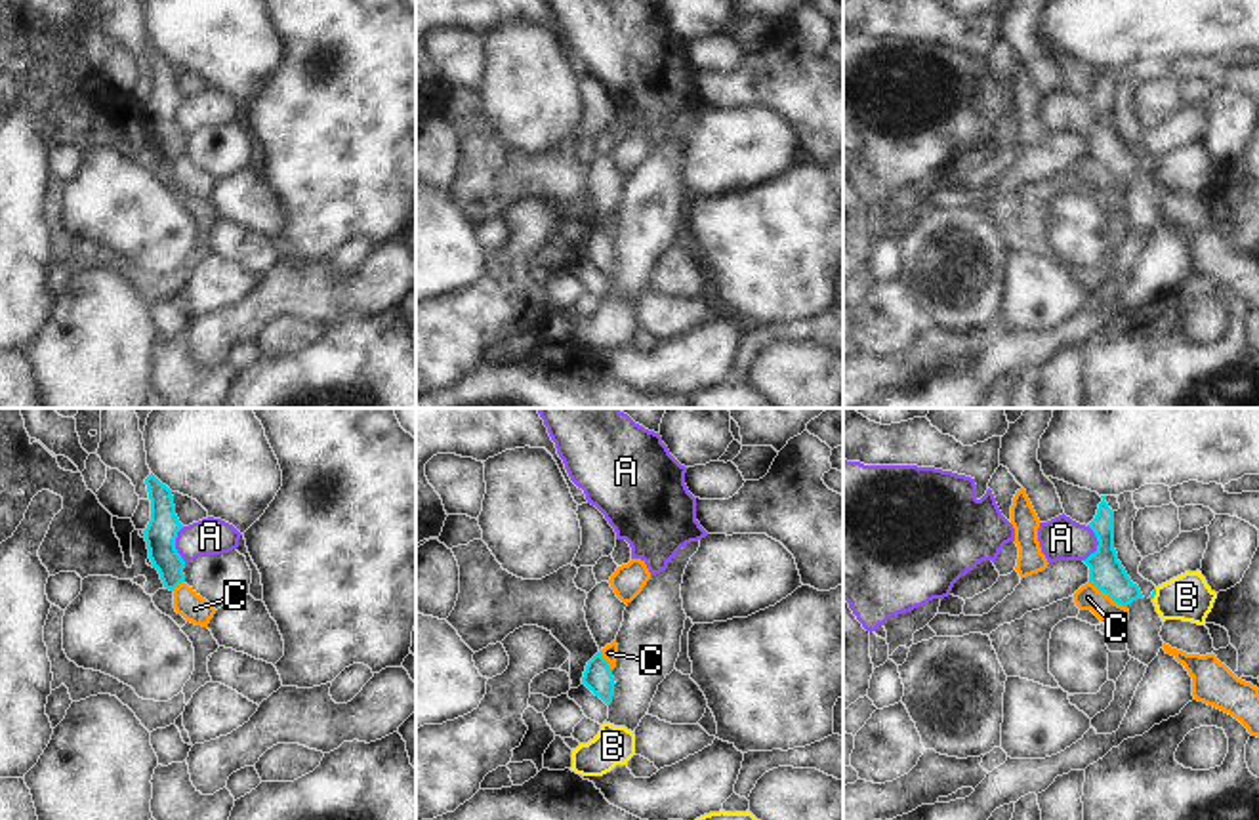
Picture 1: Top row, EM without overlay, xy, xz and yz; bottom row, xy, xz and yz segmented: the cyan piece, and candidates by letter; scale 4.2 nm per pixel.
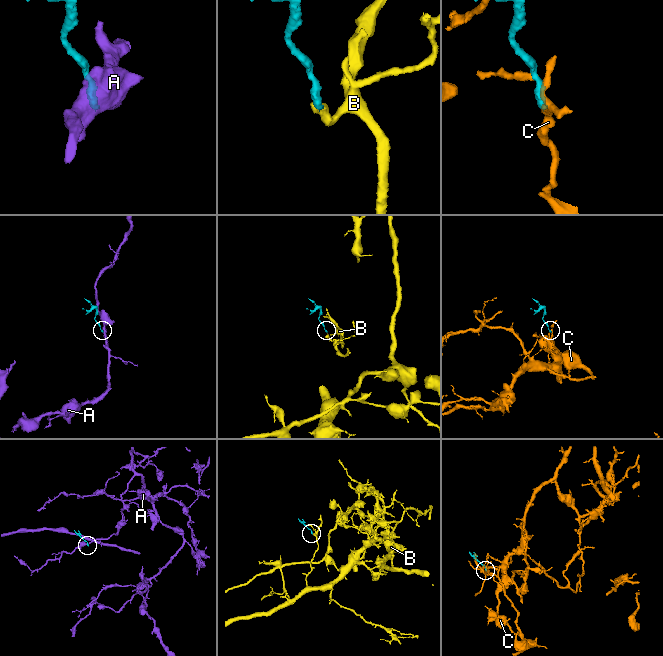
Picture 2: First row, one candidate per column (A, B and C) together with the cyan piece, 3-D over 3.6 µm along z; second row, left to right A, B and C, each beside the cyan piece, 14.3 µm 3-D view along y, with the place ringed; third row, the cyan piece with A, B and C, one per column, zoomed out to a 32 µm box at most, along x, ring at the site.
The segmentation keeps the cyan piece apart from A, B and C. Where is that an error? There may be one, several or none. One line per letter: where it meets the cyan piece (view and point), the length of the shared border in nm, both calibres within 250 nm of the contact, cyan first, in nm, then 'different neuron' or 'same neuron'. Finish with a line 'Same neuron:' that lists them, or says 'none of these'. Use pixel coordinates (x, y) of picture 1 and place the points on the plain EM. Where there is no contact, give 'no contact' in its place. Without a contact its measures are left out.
A: contact xy (174, 119); length 160 nm; calibres 140 and 160 nm; different neuron
B: contact yz (1155, 166); length 50 nm; calibres 20 and 200 nm; same neuron
C: contact yz (1109, 168); length 190 nm; calibres 150 and 110 nm; different neuron
Same neuron: B

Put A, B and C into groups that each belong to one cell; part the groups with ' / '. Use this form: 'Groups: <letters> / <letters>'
Groups: A / B / C

